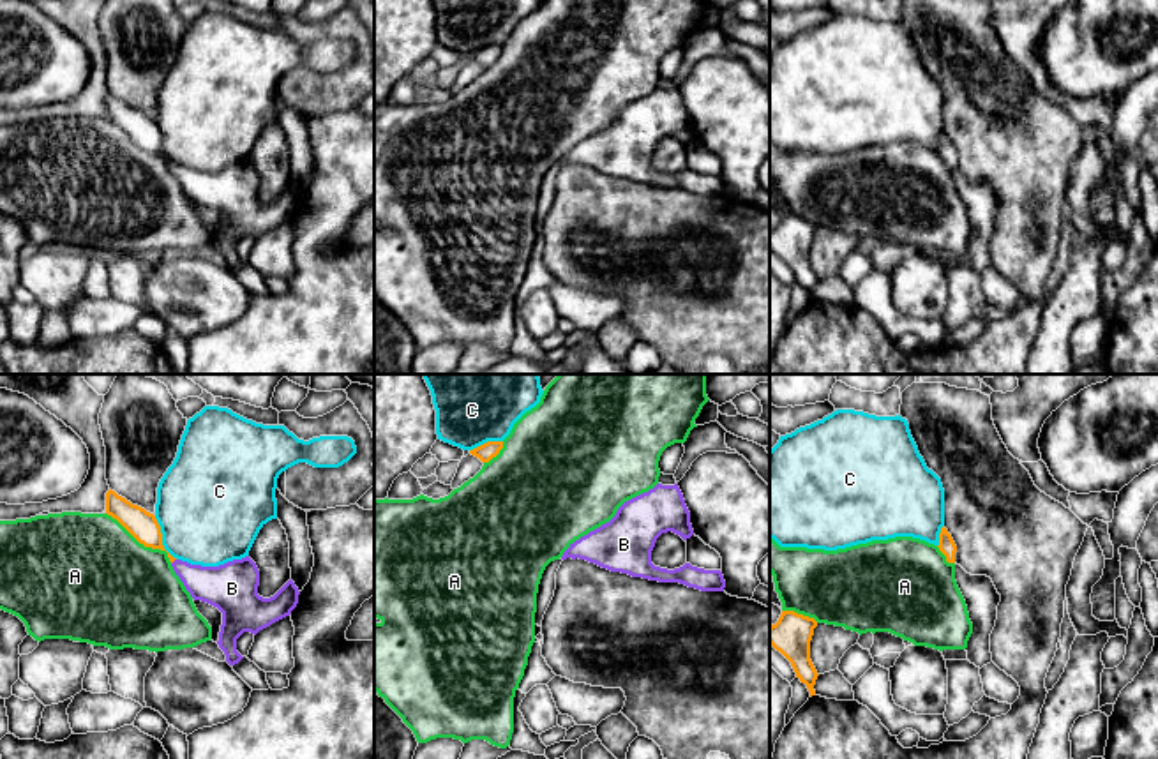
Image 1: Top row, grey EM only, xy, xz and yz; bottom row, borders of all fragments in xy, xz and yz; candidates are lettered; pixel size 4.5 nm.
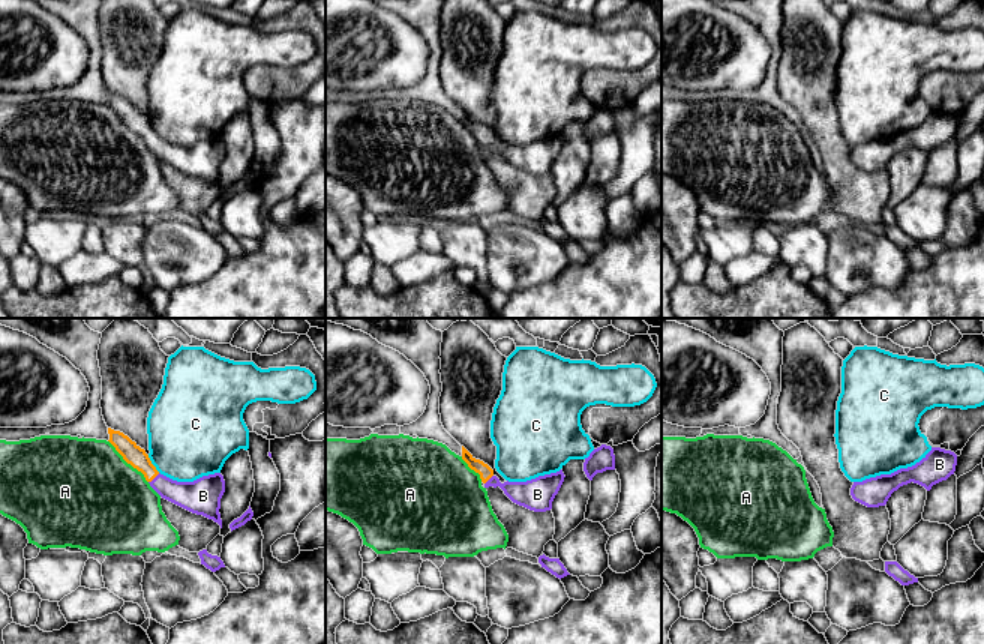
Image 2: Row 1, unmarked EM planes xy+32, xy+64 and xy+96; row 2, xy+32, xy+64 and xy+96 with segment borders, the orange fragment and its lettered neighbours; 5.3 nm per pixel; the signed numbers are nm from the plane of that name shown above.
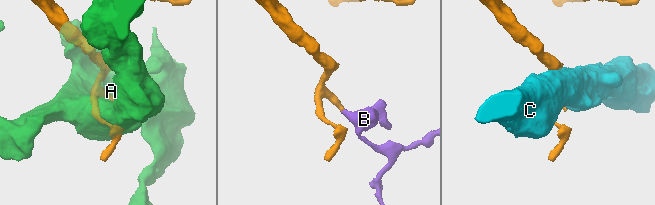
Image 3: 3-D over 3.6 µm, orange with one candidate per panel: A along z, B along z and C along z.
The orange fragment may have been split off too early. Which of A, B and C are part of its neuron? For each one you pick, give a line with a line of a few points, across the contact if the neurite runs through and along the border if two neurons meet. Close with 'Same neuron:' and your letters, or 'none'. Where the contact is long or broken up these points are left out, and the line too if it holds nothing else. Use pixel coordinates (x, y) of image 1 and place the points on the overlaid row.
B: Line: xy (142, 525), (173, 560), (198, 581), (221, 586)
Same neuron: B

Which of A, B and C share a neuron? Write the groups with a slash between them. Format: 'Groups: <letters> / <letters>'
Groups: A / B / C

